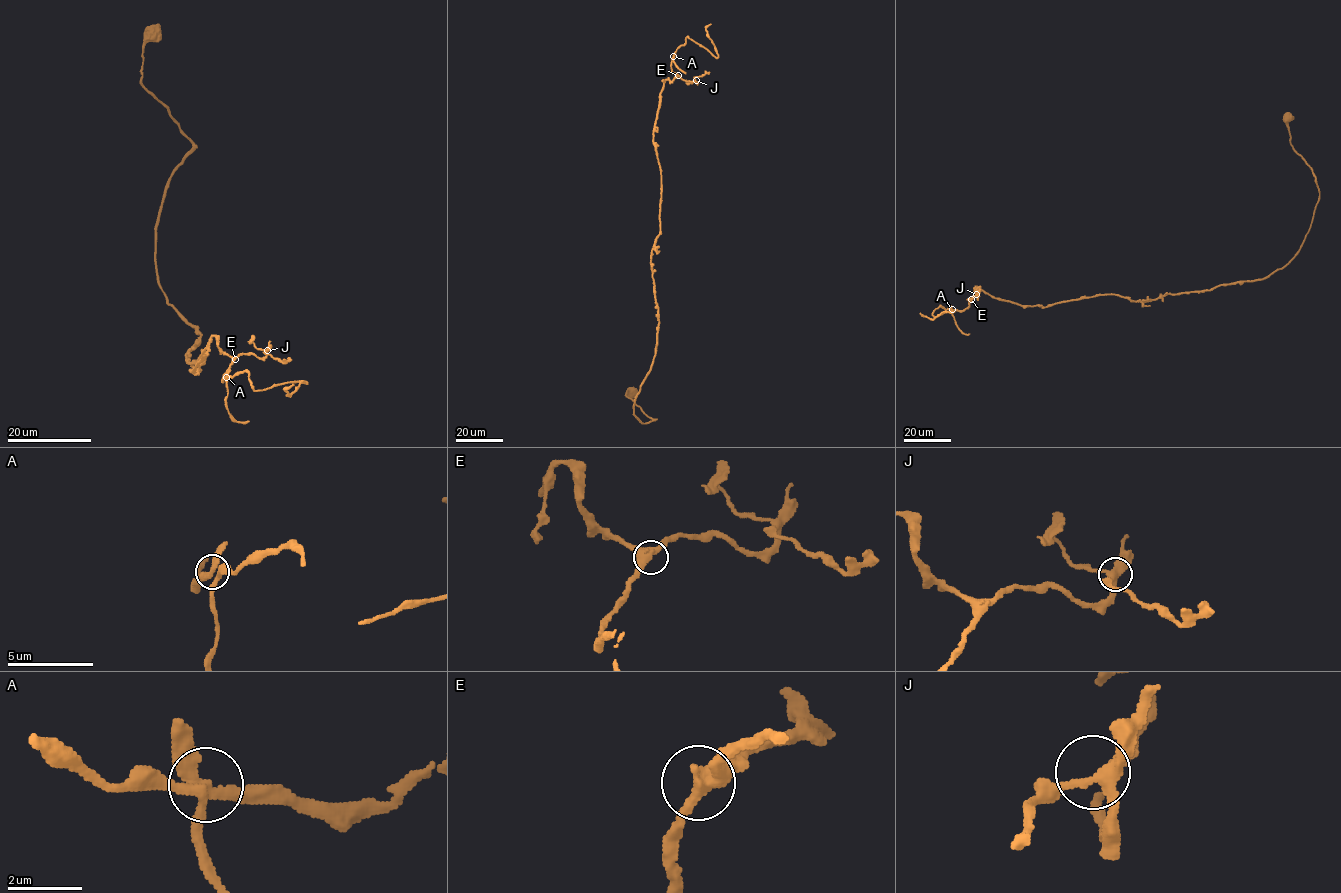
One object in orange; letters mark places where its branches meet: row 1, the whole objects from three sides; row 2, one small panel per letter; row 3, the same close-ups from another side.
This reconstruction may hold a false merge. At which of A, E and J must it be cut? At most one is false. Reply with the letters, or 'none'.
A

